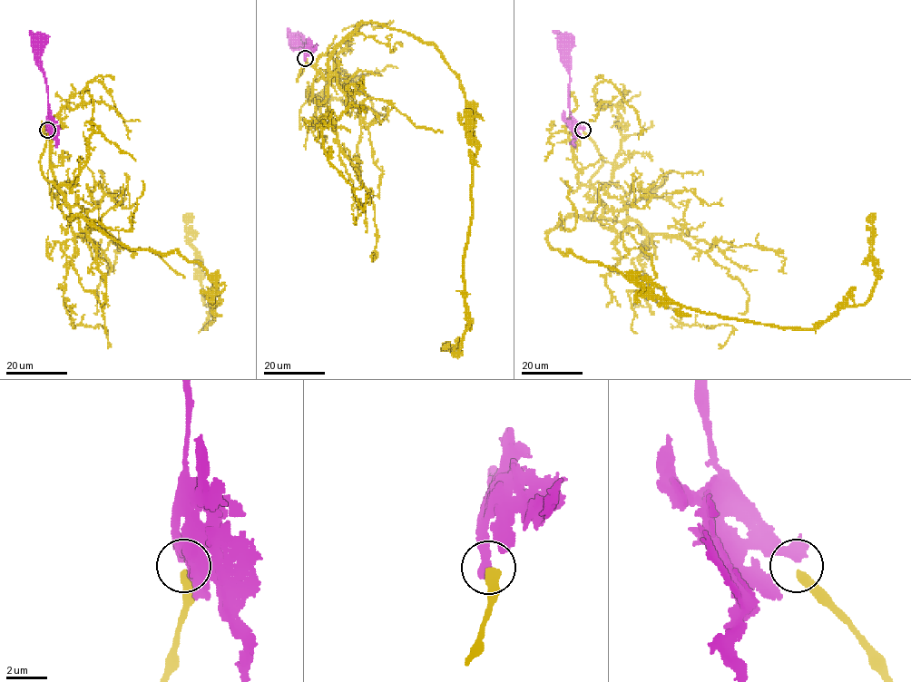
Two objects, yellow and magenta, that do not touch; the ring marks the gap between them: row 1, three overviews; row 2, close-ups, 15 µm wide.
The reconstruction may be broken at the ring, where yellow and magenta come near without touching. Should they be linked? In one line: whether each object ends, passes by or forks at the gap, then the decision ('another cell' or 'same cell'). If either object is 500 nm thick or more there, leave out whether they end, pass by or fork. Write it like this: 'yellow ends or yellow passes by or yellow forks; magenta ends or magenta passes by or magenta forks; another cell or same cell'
yellow ends; magenta passes by; same cell

